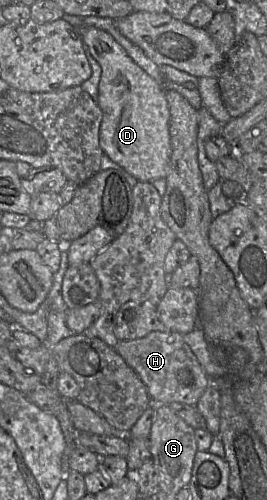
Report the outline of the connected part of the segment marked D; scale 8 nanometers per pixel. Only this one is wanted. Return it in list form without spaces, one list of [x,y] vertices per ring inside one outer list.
[[[93,26],[79,29],[84,44],[102,69],[98,105],[102,112],[99,143],[103,153],[138,181],[165,179],[171,156],[166,90],[128,56],[111,34]]]

